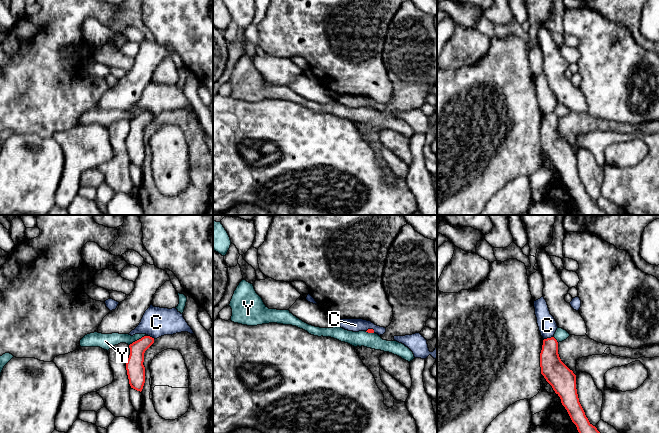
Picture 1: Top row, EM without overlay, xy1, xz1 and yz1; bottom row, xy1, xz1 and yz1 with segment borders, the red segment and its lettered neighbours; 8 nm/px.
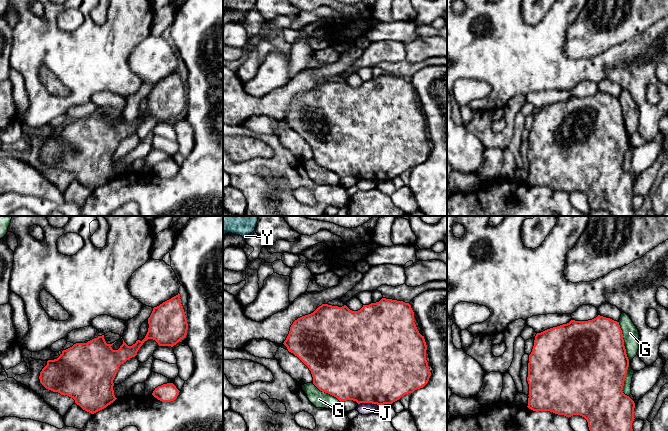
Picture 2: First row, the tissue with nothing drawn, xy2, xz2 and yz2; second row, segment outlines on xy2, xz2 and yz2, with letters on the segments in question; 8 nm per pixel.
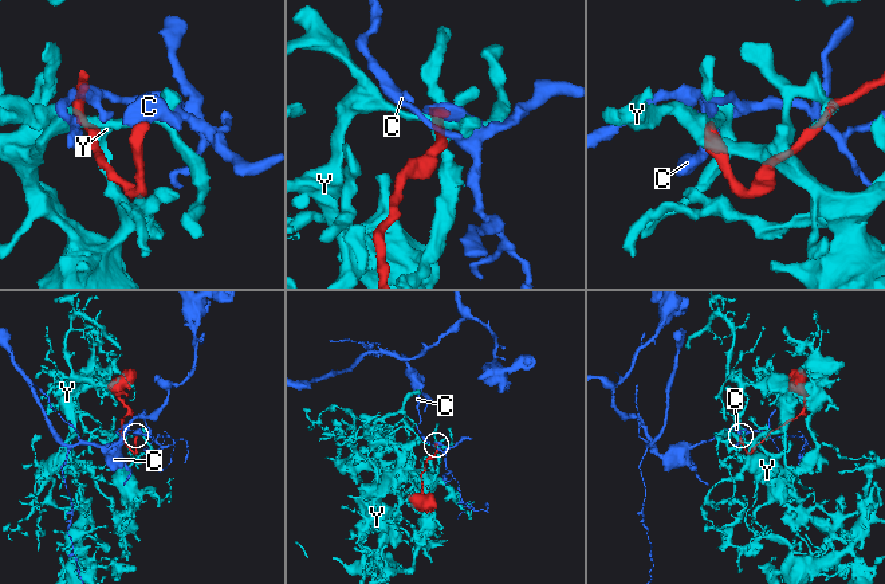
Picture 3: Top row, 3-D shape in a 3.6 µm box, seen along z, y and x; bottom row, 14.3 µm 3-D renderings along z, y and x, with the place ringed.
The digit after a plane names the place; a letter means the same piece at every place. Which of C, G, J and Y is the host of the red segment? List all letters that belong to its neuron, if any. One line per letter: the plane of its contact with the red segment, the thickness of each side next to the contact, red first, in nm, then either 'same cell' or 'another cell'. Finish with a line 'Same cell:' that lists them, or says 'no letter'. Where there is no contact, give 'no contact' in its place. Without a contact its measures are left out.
C: yz1 | 190/150 nm | another cell
G: yz2 | 500/130 nm | another cell
J: xz2 | 500/100 nm | another cell
Y: xy1 | 140/110 nm | another cell
Same cell: no letter

